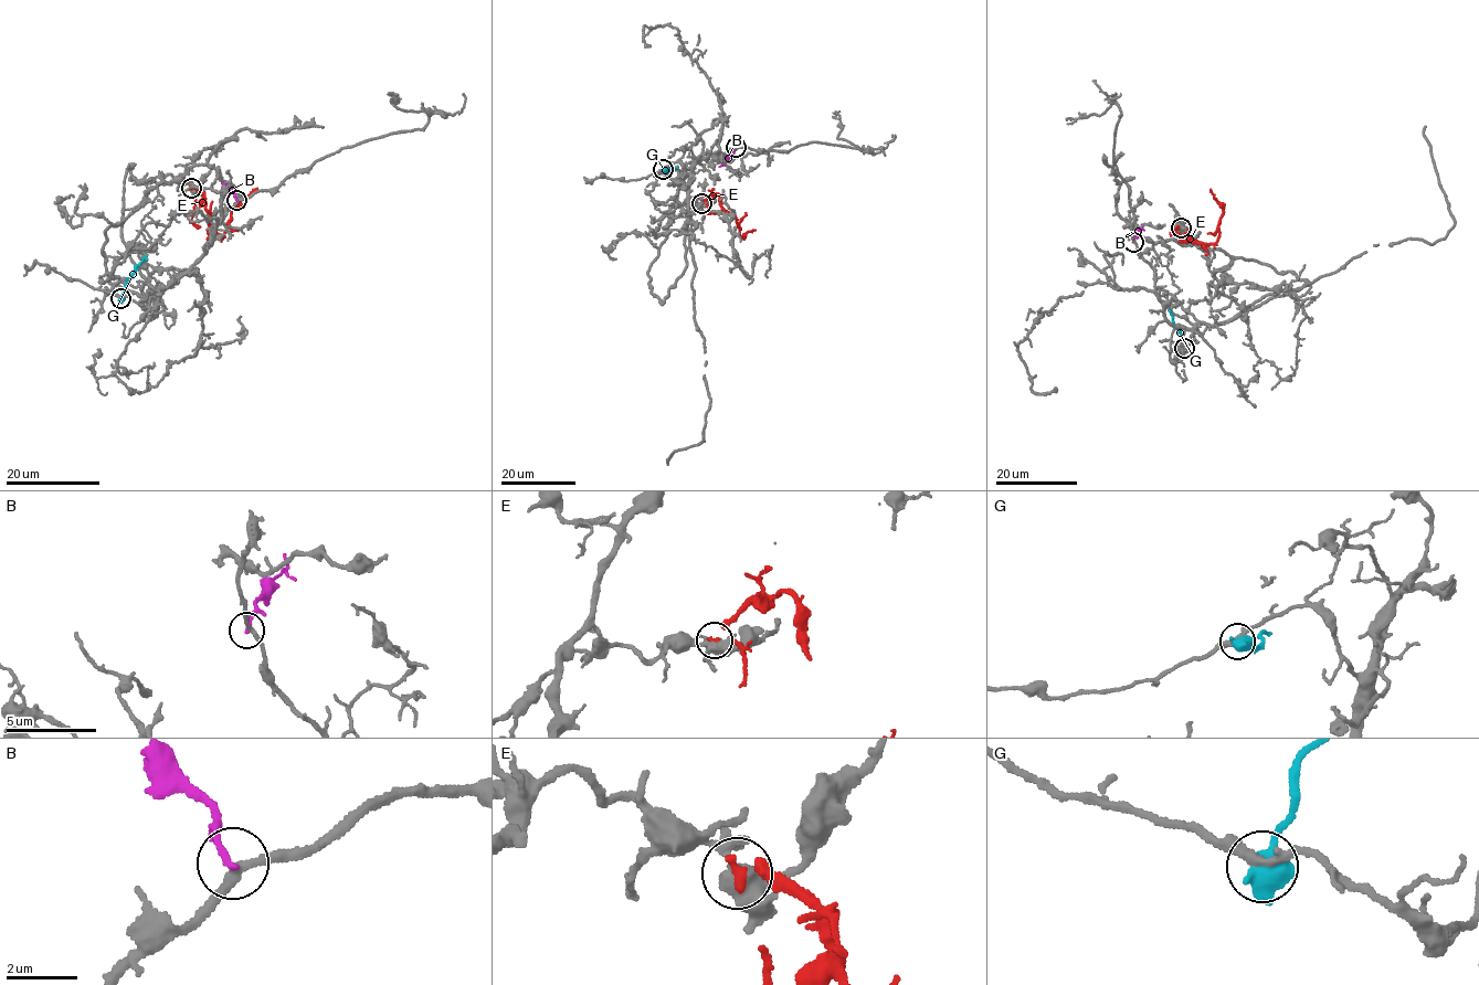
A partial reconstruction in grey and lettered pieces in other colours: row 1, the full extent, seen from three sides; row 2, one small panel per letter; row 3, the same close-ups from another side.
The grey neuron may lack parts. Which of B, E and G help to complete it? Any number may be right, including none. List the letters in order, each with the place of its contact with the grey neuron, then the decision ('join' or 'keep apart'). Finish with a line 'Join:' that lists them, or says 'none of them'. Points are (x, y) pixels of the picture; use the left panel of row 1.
B: meets grey at (236, 200); keep apart
E: meets grey at (191, 188); keep apart
G: meets grey at (120, 298); keep apart
Join: none of them

